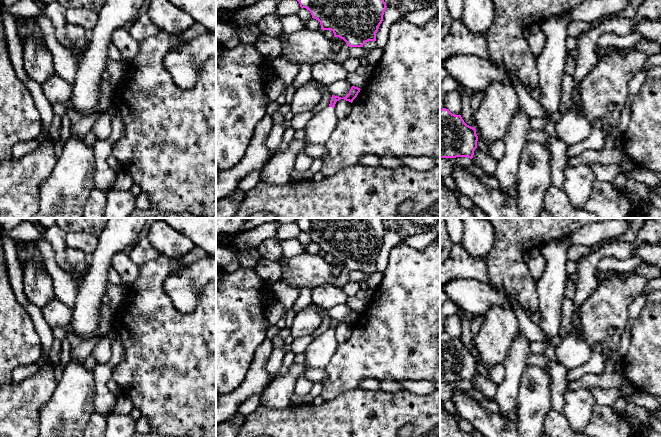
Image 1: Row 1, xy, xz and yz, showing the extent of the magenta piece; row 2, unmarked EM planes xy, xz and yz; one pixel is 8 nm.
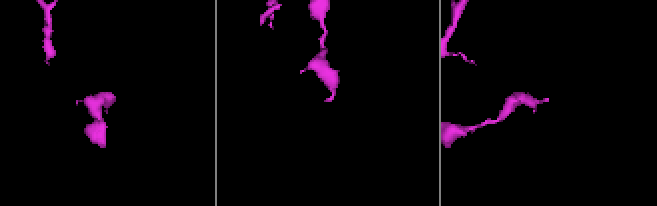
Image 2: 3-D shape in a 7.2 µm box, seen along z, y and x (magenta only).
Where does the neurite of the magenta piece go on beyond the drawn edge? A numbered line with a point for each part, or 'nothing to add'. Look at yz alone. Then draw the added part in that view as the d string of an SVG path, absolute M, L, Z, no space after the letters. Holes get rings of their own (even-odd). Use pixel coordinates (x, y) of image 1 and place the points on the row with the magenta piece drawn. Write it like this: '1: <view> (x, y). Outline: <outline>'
nothing to add

